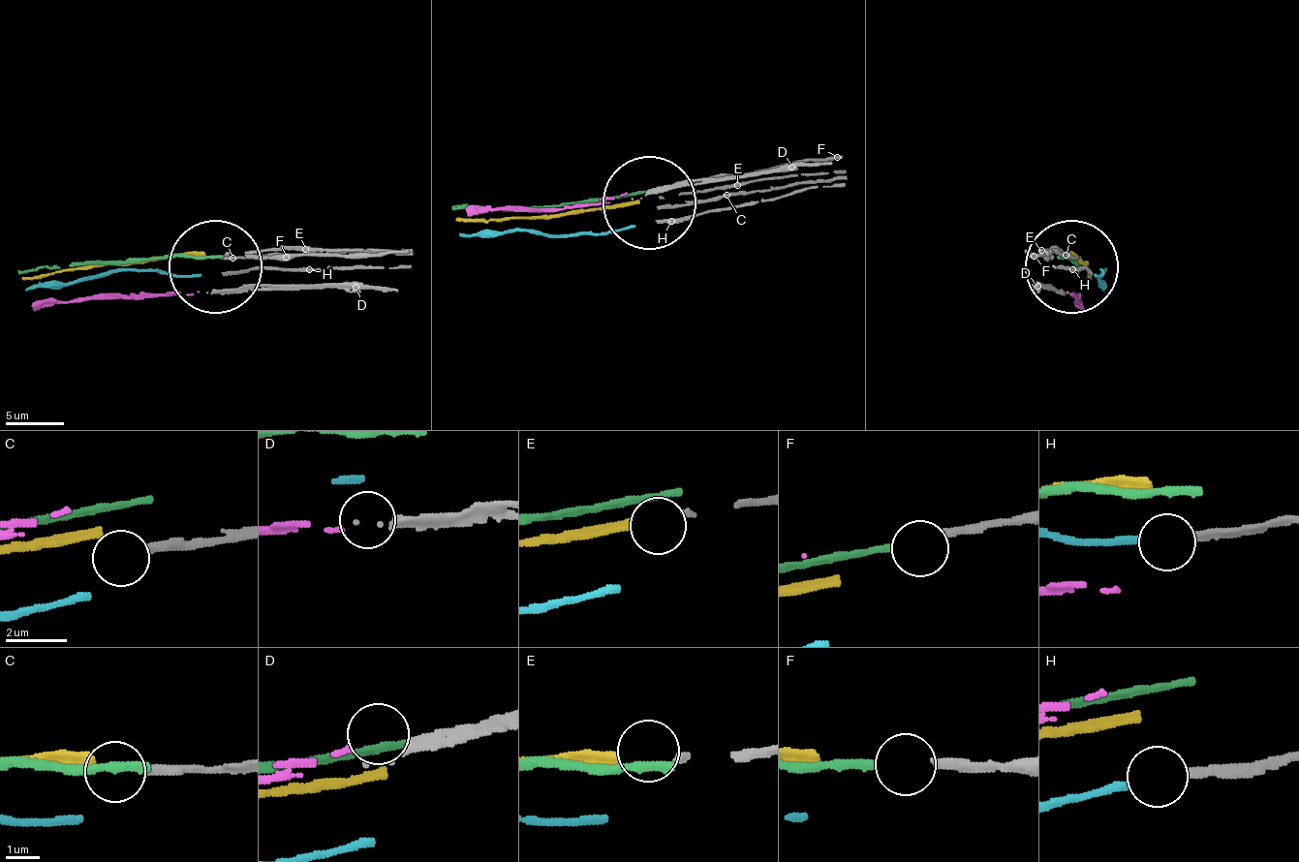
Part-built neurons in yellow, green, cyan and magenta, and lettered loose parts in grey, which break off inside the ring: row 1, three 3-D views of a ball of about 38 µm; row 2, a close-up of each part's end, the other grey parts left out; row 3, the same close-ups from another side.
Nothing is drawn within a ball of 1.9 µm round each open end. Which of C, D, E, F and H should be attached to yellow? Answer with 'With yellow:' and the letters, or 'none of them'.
With yellow: E

